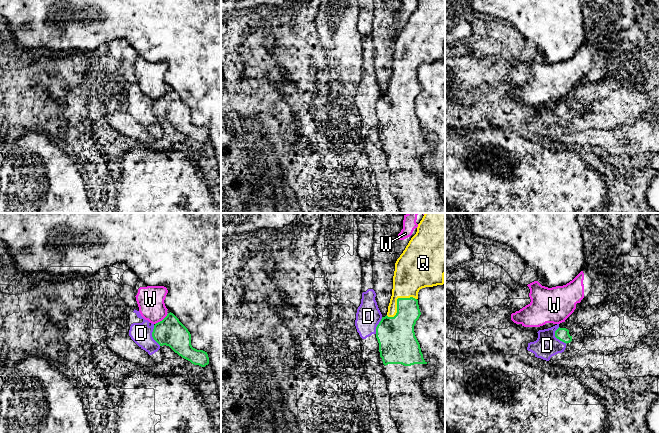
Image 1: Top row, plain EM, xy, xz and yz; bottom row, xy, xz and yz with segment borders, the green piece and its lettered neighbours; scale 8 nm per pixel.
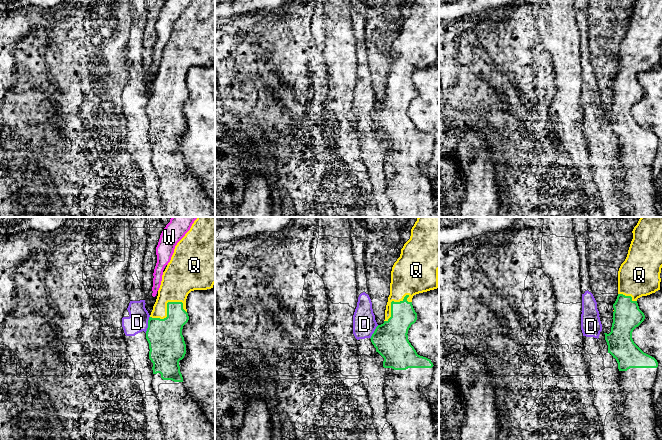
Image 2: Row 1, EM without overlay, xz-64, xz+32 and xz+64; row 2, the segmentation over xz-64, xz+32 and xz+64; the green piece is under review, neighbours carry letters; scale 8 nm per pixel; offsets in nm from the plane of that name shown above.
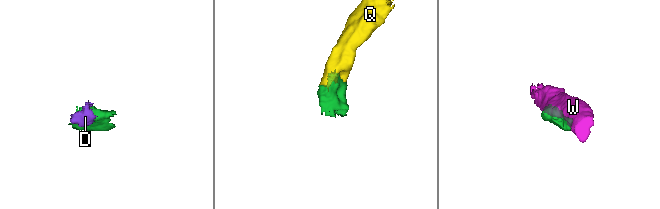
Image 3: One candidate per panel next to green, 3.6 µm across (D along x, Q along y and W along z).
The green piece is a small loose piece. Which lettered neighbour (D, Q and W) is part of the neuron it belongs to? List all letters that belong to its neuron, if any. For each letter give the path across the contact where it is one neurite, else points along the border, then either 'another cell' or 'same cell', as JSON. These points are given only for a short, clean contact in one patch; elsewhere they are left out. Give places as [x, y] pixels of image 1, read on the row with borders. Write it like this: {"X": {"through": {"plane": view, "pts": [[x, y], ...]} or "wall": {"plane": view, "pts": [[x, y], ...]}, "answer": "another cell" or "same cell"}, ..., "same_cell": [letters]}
{"D": {"wall": {"plane": "xy", "pts": [[153, 325], [152, 337], [160, 345]]}, "answer": "another cell"}, "Q": {"answer": "same cell"}, "W": {"wall": {"plane": "xy", "pts": [[168, 313], [155, 324]]}, "answer": "another cell"}, "same_cell": ["Q"]}

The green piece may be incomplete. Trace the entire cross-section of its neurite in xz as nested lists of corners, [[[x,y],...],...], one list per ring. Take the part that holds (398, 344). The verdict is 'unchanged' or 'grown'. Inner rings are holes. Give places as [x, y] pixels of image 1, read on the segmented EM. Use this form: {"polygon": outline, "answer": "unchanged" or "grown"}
{"polygon": [[[425,213],[411,238],[395,263],[393,289],[388,312],[376,327],[380,357],[387,375],[390,395],[390,414],[399,433],[445,433],[439,417],[437,401],[422,389],[421,382],[433,377],[437,367],[435,358],[427,363],[415,336],[414,326],[421,312],[418,292],[425,287],[444,284],[445,275],[445,213]]], "answer": "grown"}

